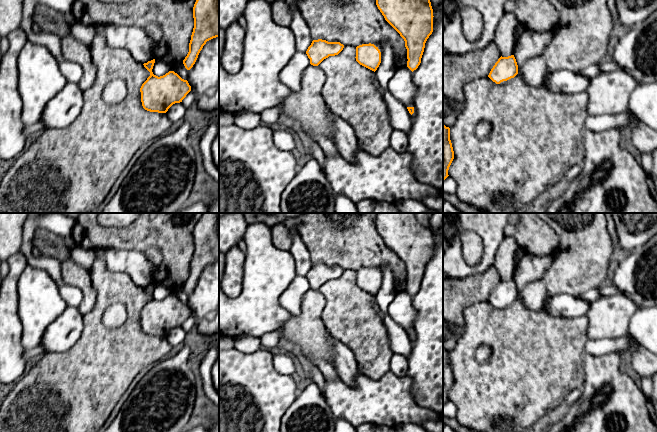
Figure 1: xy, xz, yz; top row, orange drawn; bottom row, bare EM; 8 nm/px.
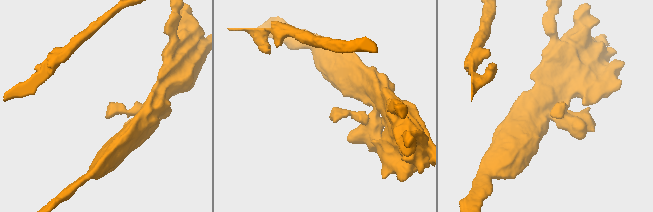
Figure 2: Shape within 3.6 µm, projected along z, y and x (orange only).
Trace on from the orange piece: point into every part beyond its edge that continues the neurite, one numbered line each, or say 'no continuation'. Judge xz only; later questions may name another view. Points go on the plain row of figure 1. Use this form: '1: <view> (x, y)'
1: xz (307, 331)

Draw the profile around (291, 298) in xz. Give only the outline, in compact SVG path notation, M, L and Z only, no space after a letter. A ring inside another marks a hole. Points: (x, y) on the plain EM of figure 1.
M297 275L280 296L279 303L291 315L297 316L300 312L302 297L310 289L306 276Z

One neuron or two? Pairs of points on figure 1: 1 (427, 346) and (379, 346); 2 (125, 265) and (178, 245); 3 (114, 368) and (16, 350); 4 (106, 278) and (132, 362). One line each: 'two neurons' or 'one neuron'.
1: two neurons
2: two neurons
3: two neurons
4: one neuron

